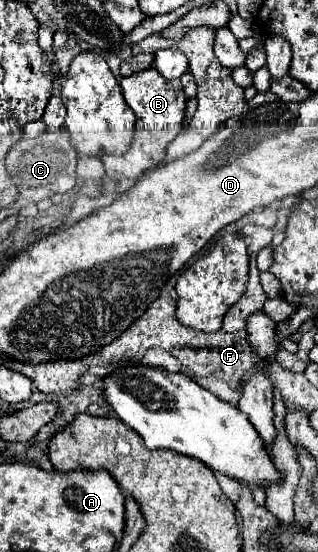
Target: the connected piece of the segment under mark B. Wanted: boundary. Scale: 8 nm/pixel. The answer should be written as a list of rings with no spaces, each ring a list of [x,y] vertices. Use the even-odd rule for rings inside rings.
[[[155,68],[137,72],[133,76],[127,76],[121,80],[123,96],[129,108],[135,112],[137,118],[137,130],[131,148],[123,156],[101,156],[101,162],[105,164],[107,176],[113,180],[119,180],[121,176],[127,176],[131,180],[137,180],[151,168],[159,166],[165,158],[167,144],[181,132],[183,116],[185,116],[185,104],[187,96],[181,88],[179,80],[165,80]]]

